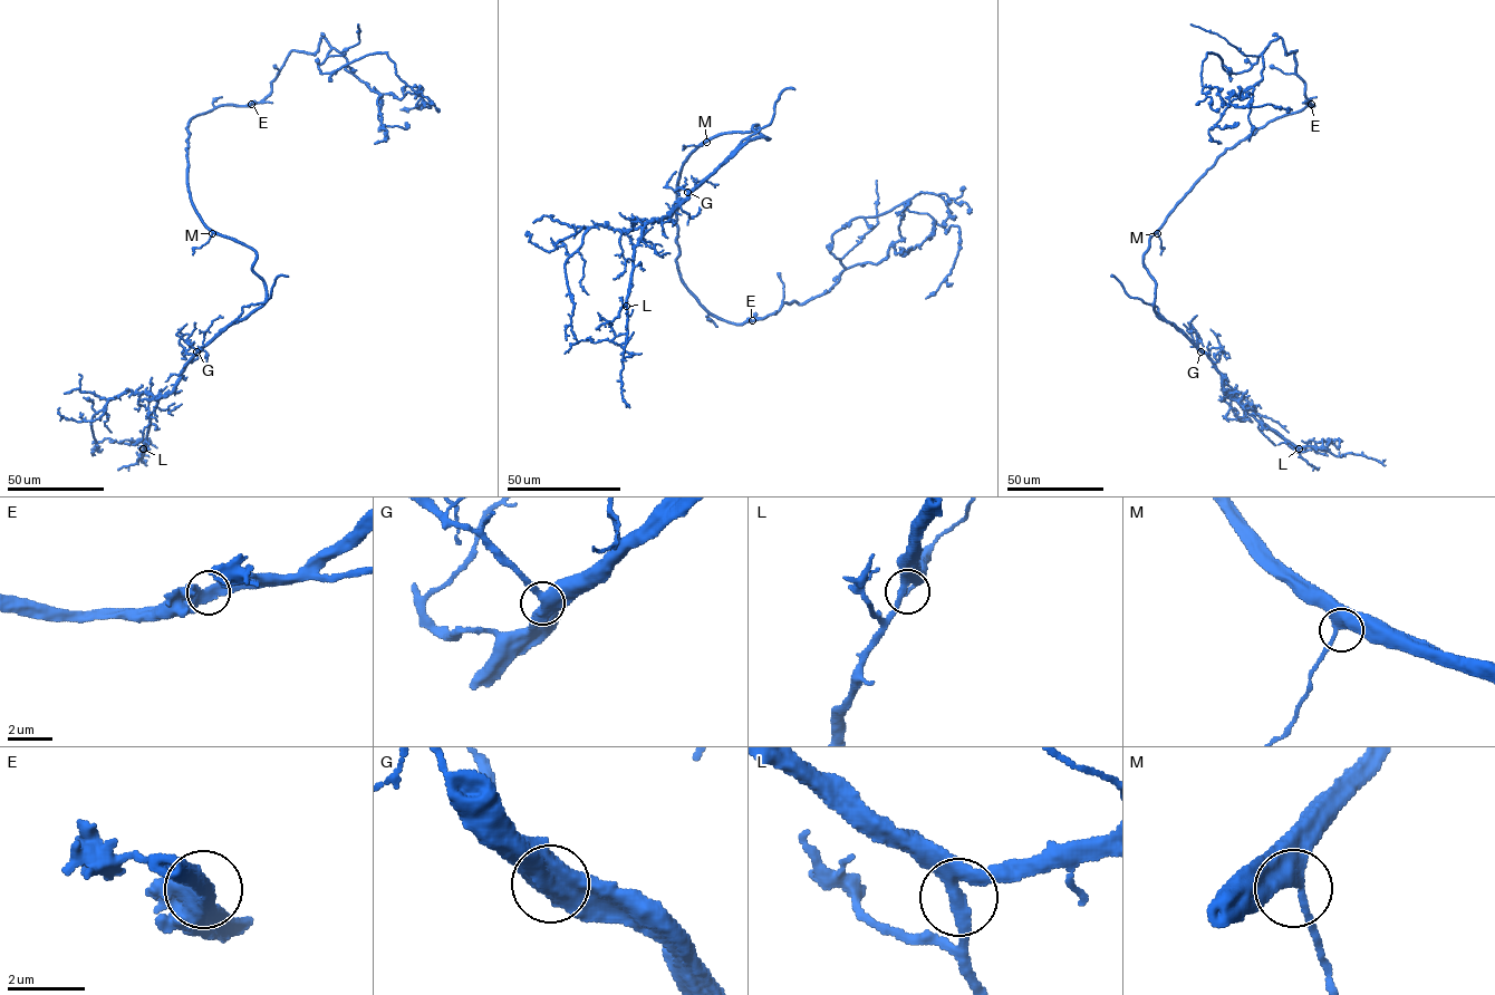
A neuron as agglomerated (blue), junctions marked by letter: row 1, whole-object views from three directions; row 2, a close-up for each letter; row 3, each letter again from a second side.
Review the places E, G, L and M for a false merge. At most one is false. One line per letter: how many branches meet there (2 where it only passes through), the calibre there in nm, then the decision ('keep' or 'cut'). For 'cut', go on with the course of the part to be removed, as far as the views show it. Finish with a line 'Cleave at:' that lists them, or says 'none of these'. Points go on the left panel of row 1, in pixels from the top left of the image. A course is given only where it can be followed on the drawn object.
E: 2 | 480 nm | keep
G: 3 | 500 nm | keep
L: 3 | 340 nm | keep
M: 3 | 380 nm | keep
Cleave at: none of these

